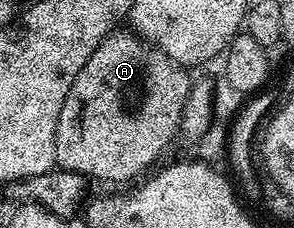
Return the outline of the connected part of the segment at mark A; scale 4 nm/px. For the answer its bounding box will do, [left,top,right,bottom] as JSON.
[55,31,193,178]

